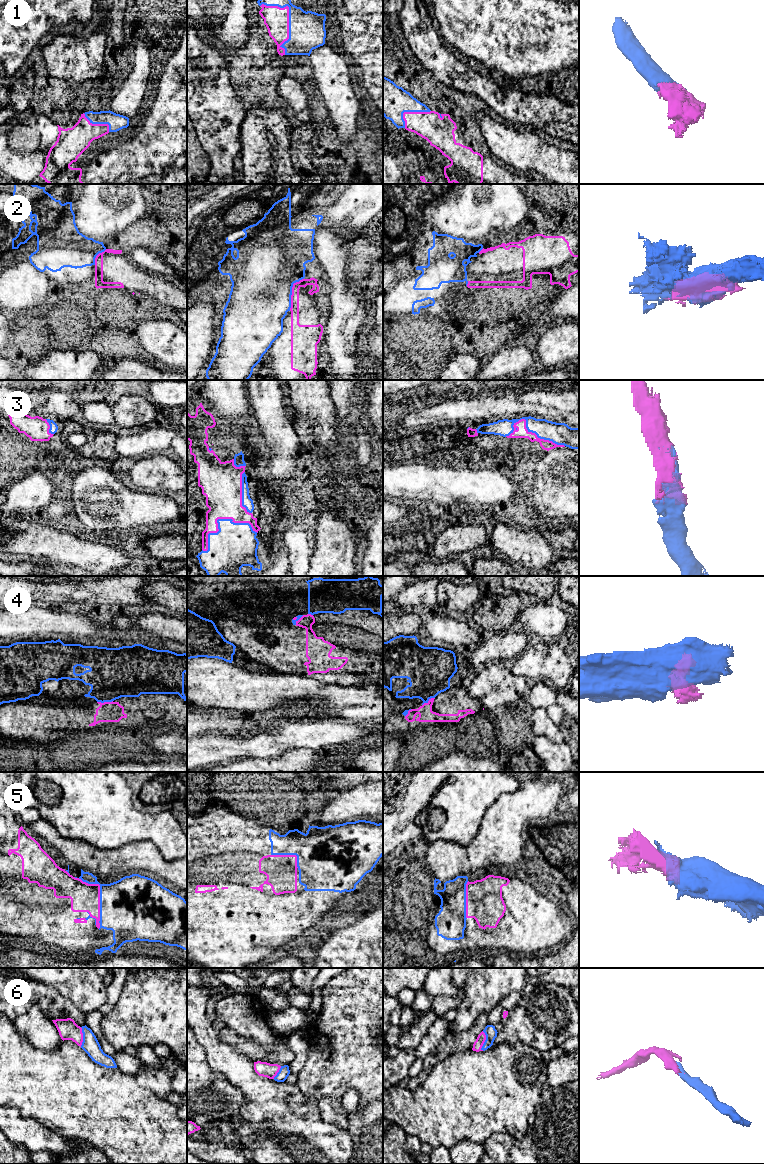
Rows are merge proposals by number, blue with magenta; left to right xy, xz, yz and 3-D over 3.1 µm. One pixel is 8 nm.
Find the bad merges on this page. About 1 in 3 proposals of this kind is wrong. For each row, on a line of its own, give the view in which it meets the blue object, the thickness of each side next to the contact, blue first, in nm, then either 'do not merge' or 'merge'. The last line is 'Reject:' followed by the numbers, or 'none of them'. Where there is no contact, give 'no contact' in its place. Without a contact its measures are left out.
1: contact in xz; calibres 280 and 200 nm; merge
2: contact in xz; calibres 480 and 70 nm; do not merge
3: contact in xz; calibres 360 and 300 nm; merge
4: contact in xy; calibres 400 and 160 nm; do not merge
5: contact in xy; calibres 460 and 220 nm; merge
6: contact in yz; calibres 100 and 70 nm; merge
Reject: 2, 4

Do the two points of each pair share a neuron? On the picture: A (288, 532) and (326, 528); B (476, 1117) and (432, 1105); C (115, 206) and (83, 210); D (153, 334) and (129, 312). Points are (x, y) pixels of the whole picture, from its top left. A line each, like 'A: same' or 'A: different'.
A: different
B: same
C: same
D: different

